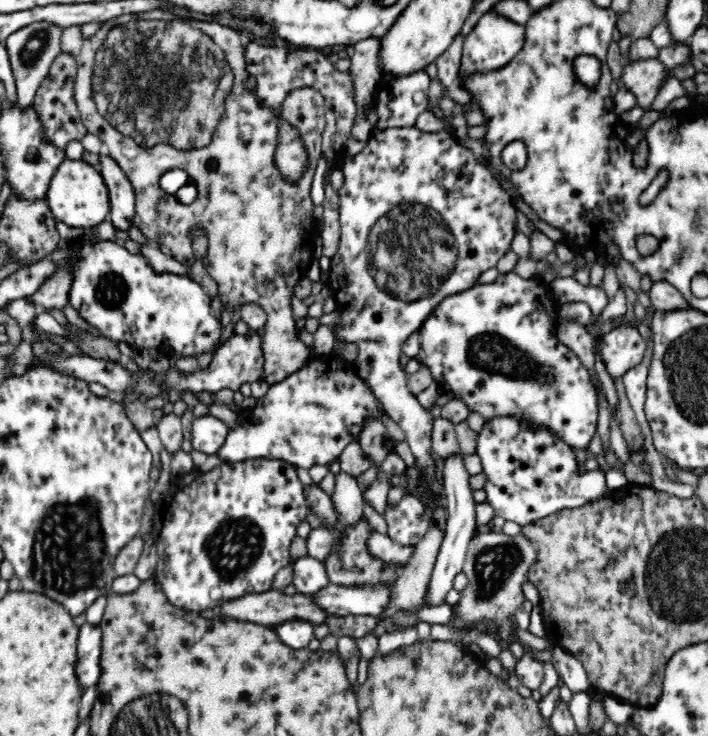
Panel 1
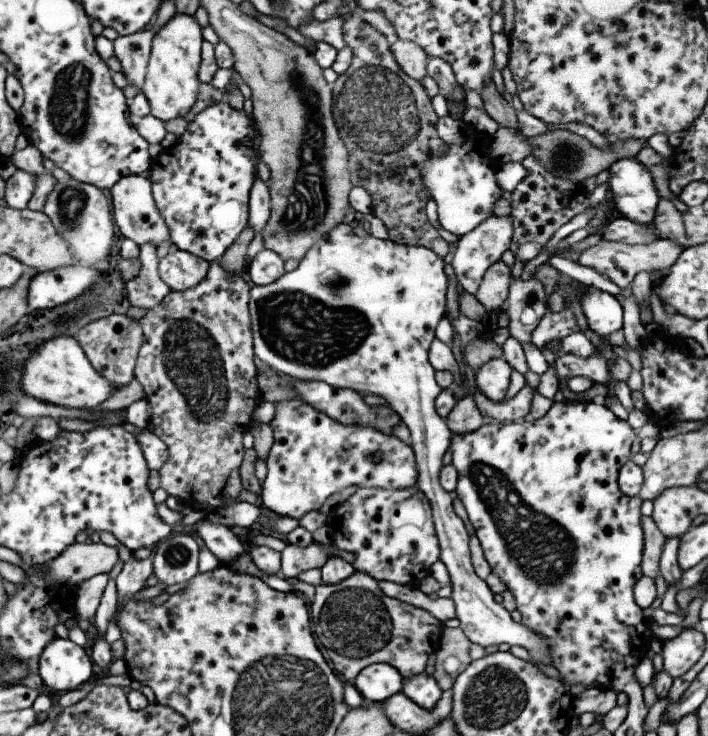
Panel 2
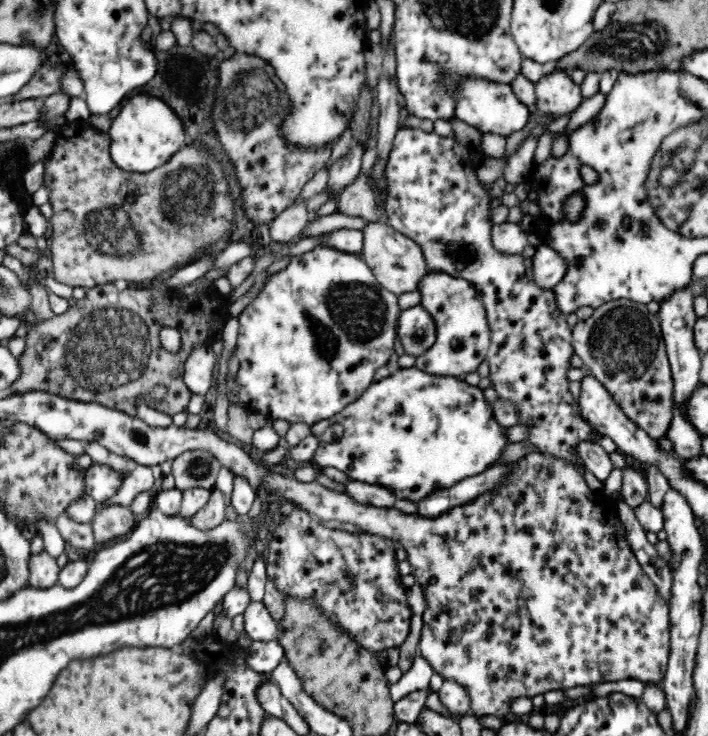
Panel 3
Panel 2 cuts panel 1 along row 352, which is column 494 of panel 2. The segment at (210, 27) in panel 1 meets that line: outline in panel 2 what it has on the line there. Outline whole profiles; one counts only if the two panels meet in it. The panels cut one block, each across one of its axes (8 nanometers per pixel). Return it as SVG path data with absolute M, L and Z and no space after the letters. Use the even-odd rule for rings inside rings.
M500 260L487 267L482 274L478 287L472 294L487 310L498 312L504 307L507 298L507 287L510 269Z

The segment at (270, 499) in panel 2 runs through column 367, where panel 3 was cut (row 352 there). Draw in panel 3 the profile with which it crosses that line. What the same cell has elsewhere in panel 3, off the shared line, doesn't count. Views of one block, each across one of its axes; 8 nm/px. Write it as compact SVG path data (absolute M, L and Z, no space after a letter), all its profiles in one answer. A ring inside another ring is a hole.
M428 271L418 282L422 305L434 317L436 342L422 356L417 356L415 365L428 374L462 379L466 374L476 372L487 358L490 344L490 327L480 291L474 283L452 275Z

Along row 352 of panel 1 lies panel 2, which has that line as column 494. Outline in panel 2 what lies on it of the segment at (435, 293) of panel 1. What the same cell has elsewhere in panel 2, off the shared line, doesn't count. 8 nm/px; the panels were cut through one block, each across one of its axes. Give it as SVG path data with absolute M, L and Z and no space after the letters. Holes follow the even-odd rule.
M502 358L489 359L474 374L474 383L481 395L494 403L503 400L511 367Z

